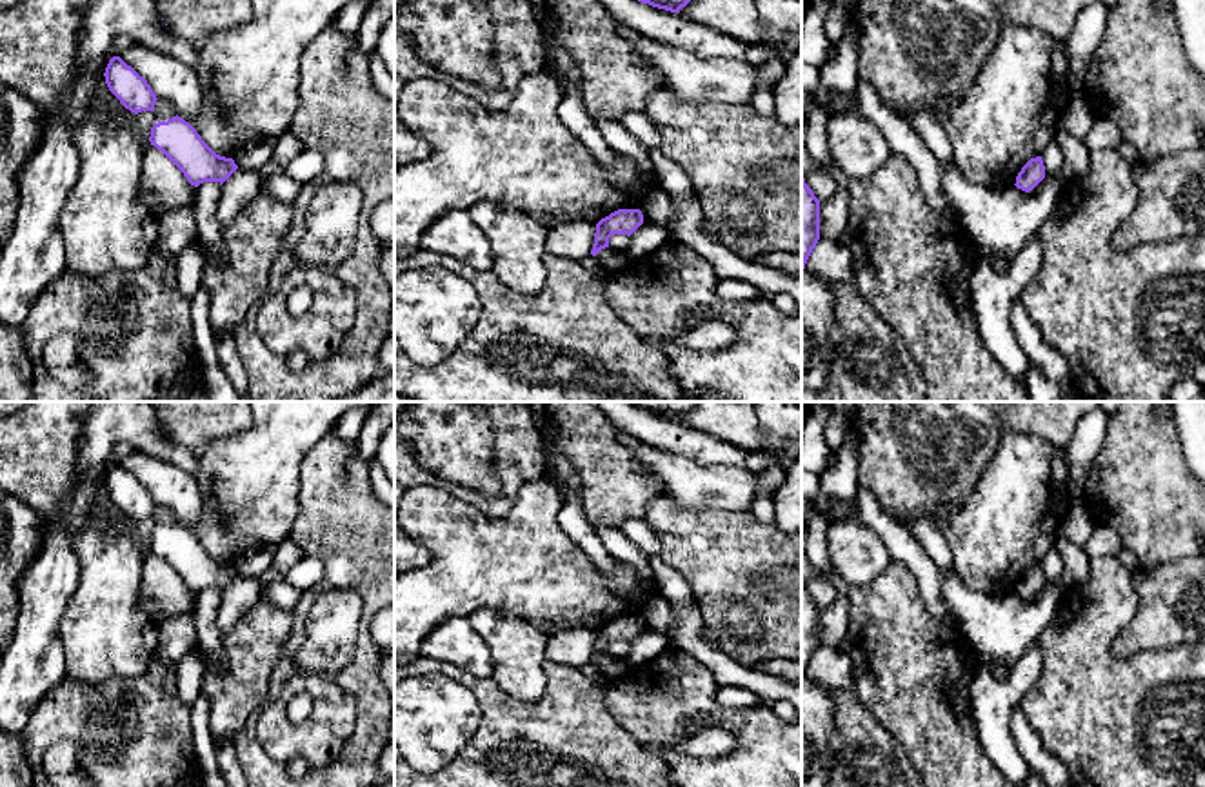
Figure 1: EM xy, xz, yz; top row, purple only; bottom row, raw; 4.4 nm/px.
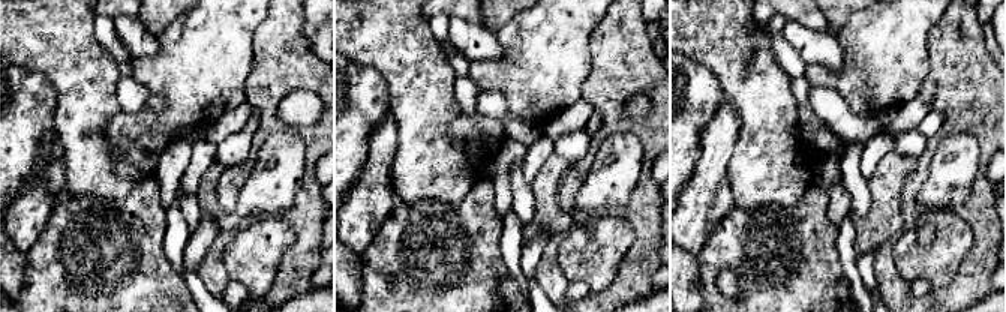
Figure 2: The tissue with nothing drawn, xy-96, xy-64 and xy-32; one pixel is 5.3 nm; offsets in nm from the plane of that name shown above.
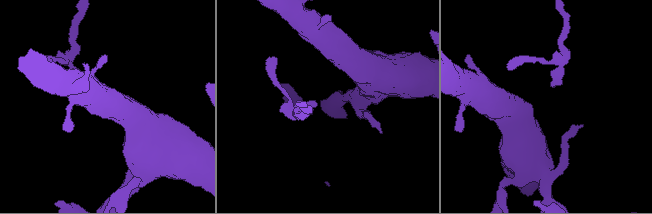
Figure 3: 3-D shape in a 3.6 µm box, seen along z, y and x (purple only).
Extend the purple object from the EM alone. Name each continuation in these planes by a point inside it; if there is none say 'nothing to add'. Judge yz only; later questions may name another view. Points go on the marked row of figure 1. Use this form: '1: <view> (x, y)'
nothing to add

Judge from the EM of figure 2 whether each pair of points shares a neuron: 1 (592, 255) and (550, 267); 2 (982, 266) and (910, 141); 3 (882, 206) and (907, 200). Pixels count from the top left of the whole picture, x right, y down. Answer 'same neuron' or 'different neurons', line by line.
1: different neurons
2: different neurons
3: different neurons

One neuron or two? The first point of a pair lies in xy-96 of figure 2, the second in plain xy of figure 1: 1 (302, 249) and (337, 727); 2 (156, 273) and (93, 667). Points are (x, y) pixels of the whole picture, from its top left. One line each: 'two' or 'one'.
1: two
2: two

